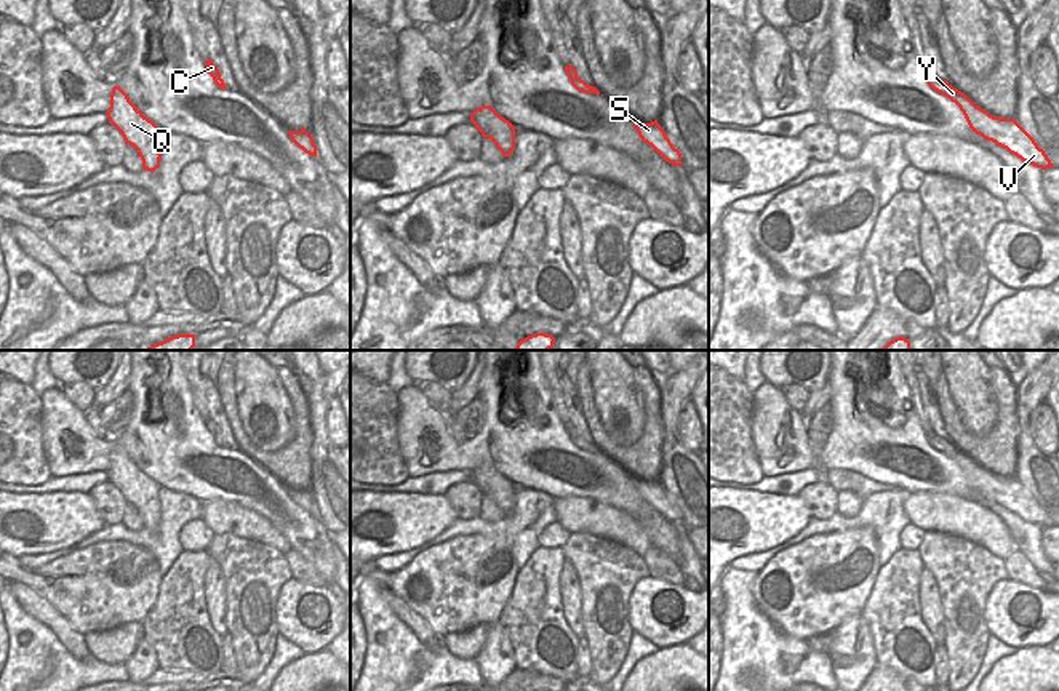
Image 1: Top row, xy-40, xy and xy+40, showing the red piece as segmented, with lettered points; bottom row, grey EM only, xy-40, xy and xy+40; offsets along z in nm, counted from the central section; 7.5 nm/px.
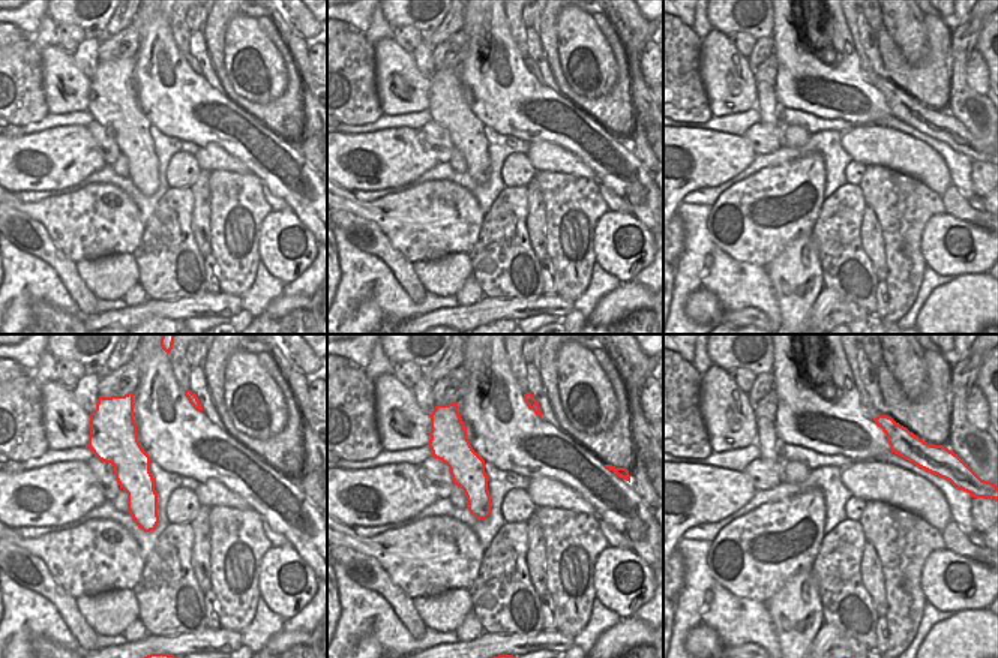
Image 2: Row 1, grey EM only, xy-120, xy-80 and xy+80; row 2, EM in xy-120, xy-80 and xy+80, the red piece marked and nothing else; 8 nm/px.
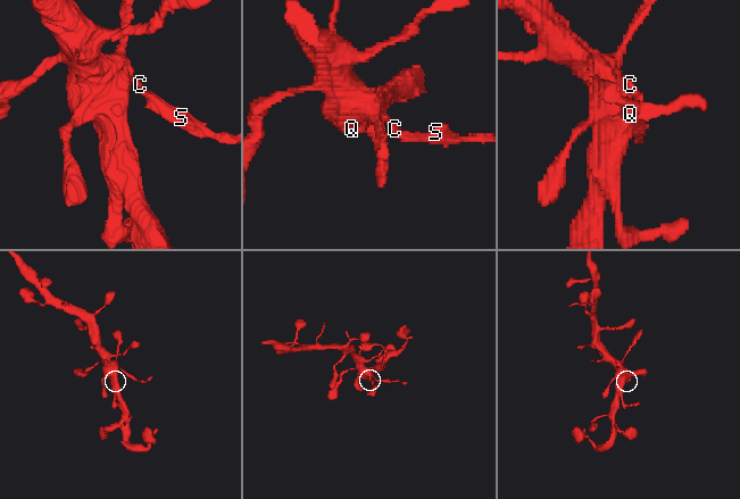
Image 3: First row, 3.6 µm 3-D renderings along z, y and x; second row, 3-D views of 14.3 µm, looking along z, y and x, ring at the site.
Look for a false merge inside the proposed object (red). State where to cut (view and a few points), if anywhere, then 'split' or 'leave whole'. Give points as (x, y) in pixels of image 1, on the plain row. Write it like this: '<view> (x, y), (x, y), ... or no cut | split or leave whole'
xy+40 (936, 435), (931, 435), (928, 440) | split

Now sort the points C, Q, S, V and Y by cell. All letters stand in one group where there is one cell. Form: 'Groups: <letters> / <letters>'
Groups: C Q / S V Y.

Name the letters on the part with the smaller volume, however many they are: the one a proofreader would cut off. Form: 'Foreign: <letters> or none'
Foreign: S, V, Y.

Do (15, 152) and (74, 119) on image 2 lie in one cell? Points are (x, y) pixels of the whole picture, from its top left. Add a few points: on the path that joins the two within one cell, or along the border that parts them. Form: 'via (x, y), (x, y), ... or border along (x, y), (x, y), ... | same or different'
border along (86, 125), (57, 125), (29, 134) | different

